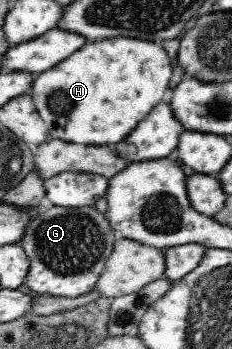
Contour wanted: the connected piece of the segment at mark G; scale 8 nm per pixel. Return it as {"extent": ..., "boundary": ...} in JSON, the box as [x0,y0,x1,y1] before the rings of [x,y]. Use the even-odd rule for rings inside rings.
{"extent":[21,205,117,297],"boundary":[[[49,205],[45,212],[32,220],[21,241],[30,257],[30,272],[26,278],[28,291],[67,297],[93,291],[117,239],[106,214],[96,206],[68,208]]]}

